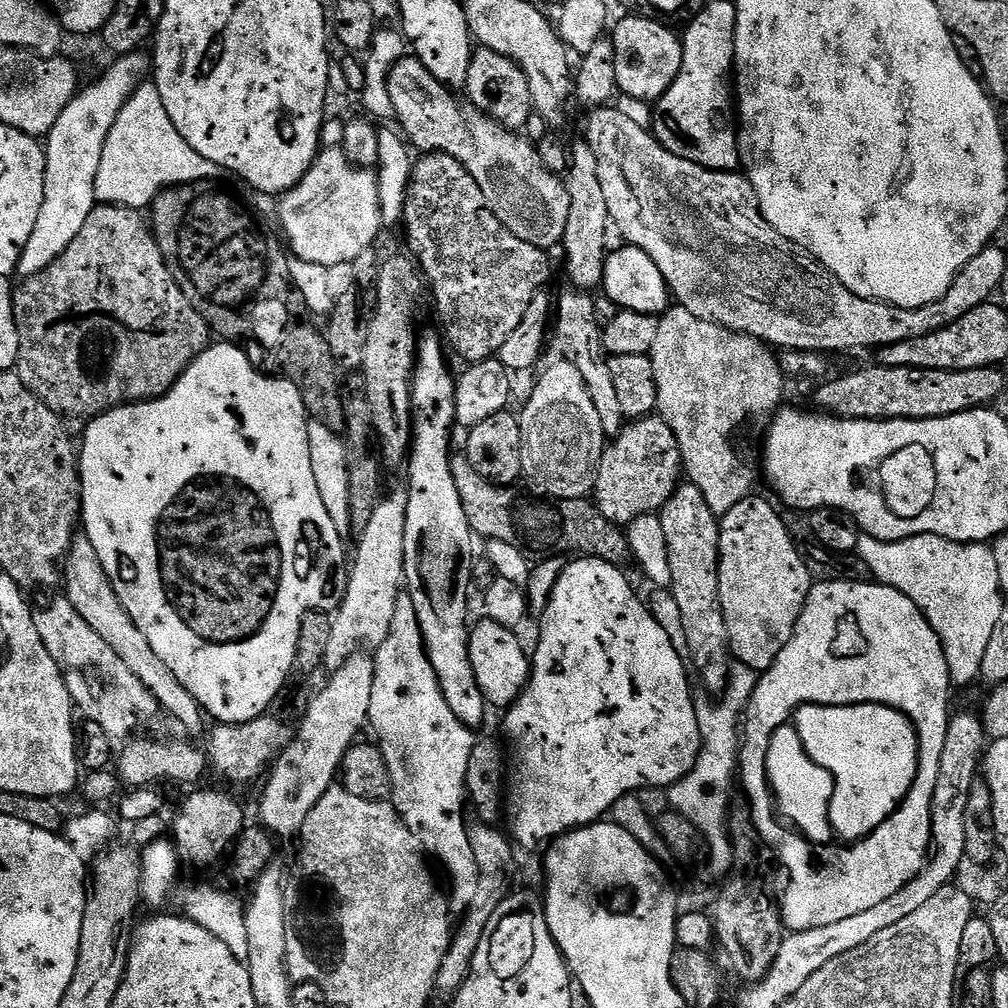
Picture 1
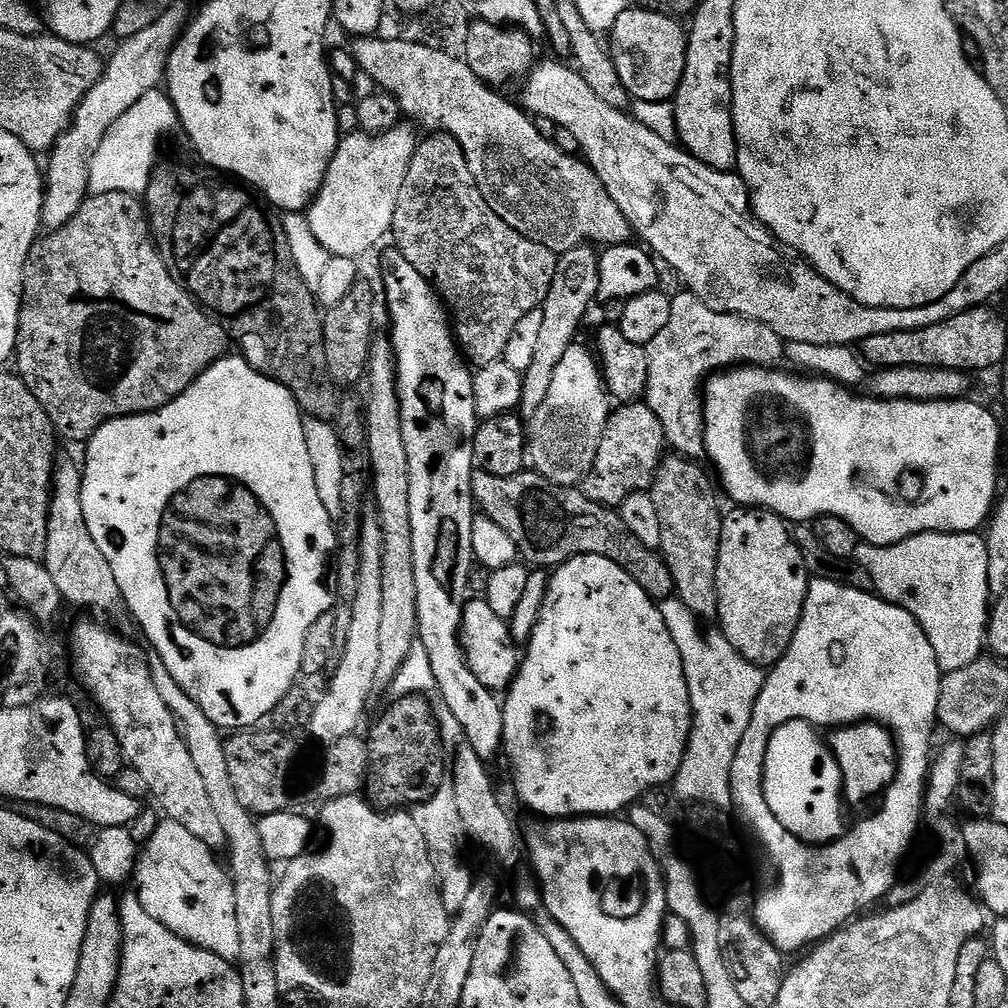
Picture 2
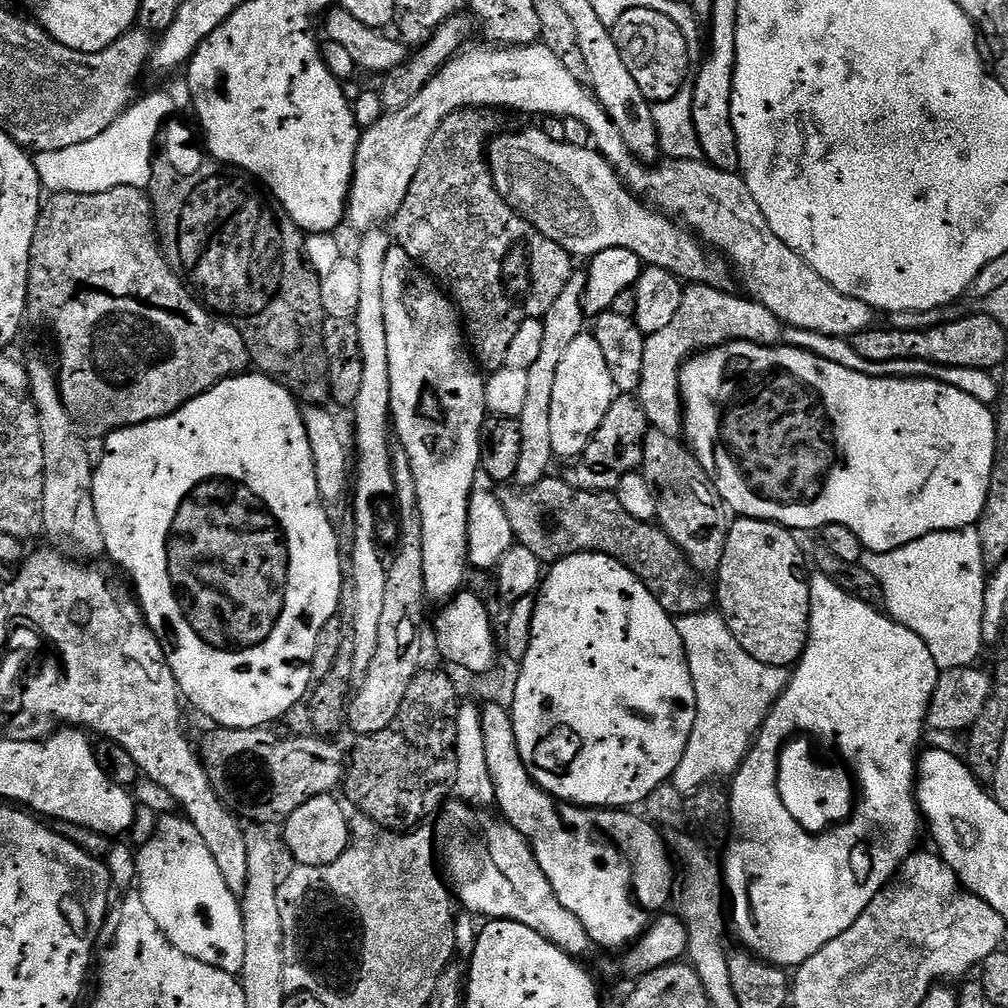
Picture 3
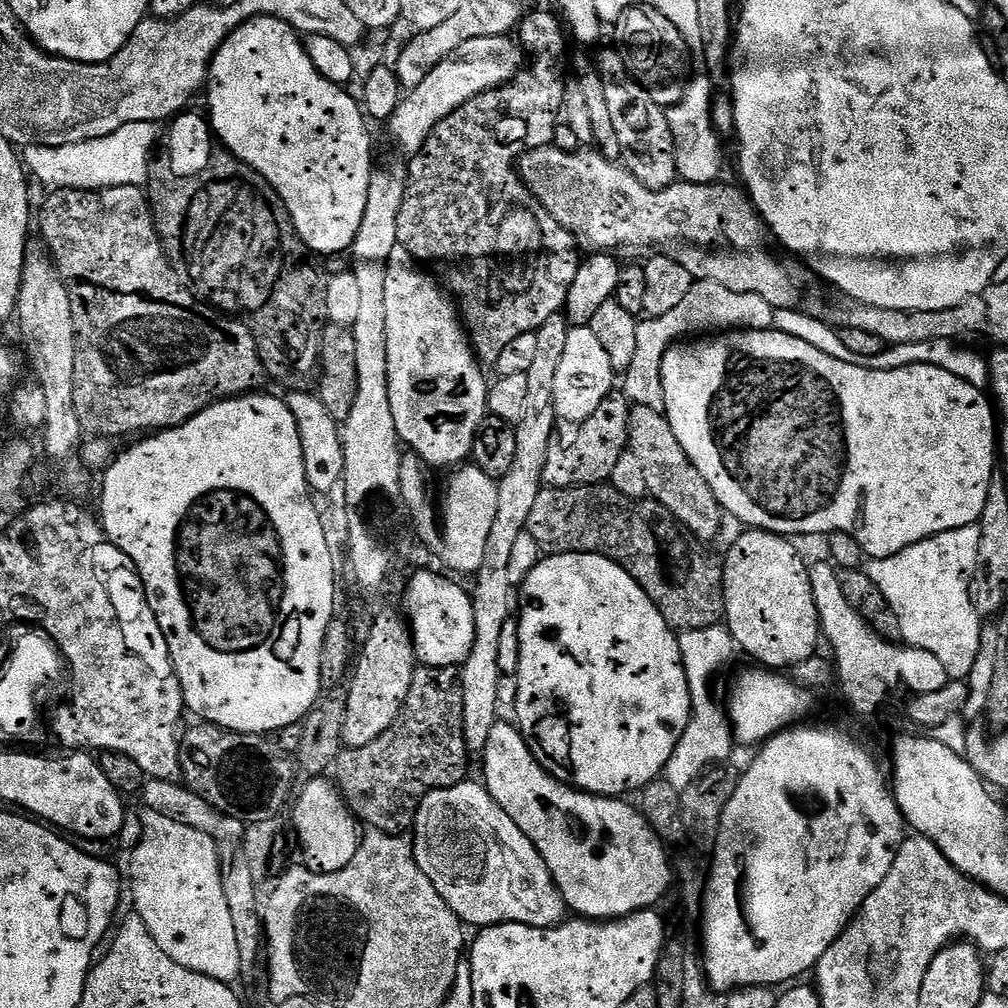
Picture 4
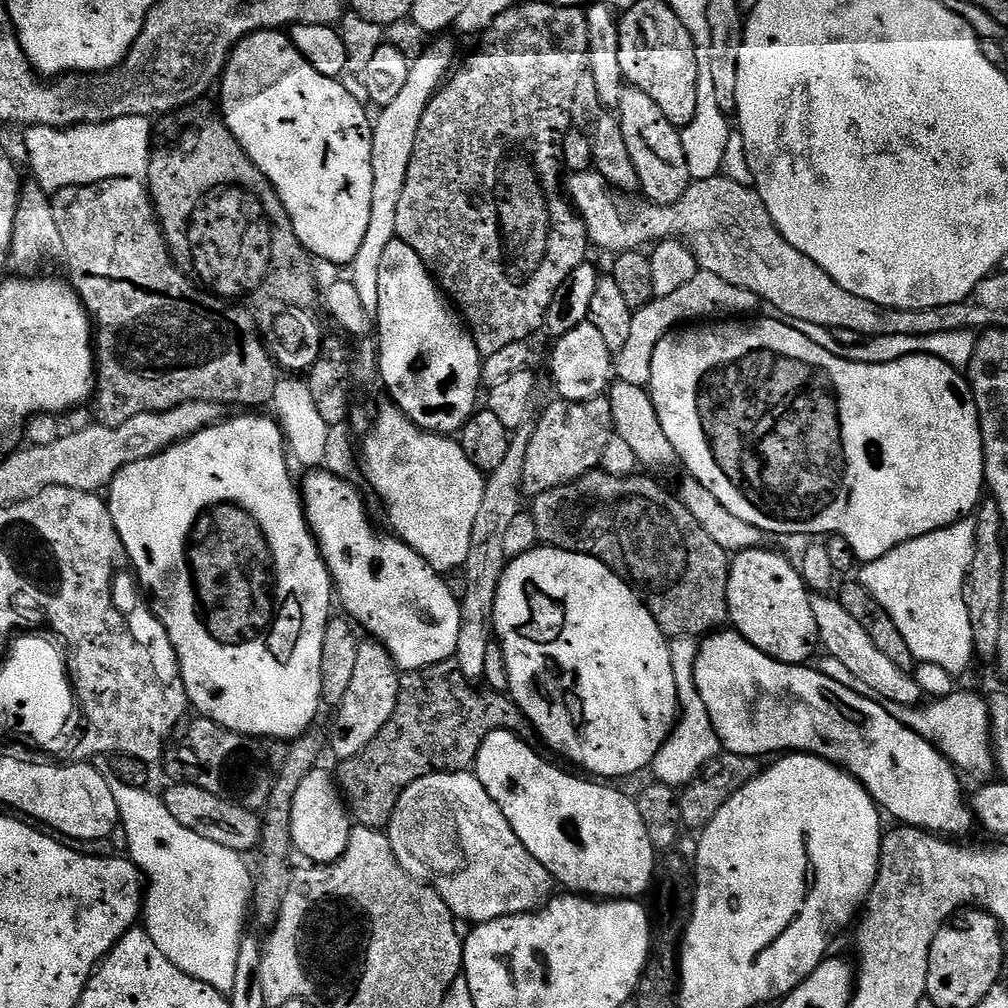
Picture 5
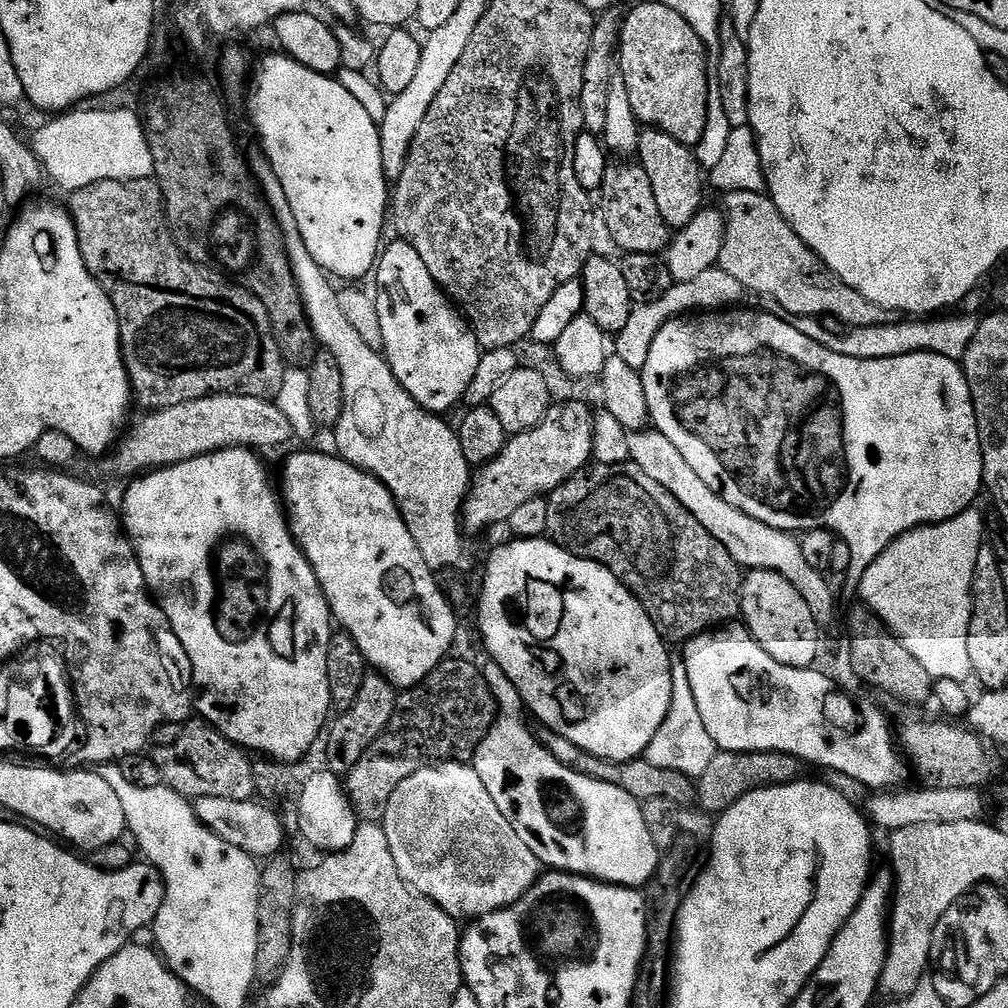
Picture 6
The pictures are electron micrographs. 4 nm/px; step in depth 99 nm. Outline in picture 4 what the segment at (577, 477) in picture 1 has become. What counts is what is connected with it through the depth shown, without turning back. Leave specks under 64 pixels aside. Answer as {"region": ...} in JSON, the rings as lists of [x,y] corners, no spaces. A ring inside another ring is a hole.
{"region":[[[590,326],[569,329],[566,338],[565,353],[558,366],[554,384],[554,406],[559,421],[584,423],[586,418],[598,410],[598,406],[613,391],[616,373],[610,366],[610,358],[603,349],[602,342],[595,337]]]}

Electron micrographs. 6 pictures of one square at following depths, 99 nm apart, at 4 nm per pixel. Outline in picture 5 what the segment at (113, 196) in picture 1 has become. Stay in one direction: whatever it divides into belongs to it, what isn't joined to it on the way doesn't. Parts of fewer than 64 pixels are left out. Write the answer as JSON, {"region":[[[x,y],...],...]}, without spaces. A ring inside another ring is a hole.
{"region":[[[127,116],[105,124],[79,124],[77,128],[32,126],[24,136],[28,164],[35,183],[45,192],[55,194],[63,188],[102,182],[106,178],[147,177],[152,145],[147,140],[153,121],[146,116]]]}

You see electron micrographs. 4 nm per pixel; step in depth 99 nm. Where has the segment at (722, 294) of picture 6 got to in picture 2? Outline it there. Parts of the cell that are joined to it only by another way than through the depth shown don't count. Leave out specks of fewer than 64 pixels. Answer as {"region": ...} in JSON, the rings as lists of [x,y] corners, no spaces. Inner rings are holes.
{"region":[[[687,290],[672,296],[670,319],[666,326],[647,344],[648,361],[650,362],[650,378],[642,400],[654,410],[658,422],[662,422],[662,430],[667,447],[673,453],[688,457],[693,462],[705,459],[704,441],[704,385],[709,376],[727,370],[733,366],[776,366],[785,359],[785,341],[770,326],[757,320],[751,320],[738,314],[726,314],[718,310],[710,310],[702,298]]]}

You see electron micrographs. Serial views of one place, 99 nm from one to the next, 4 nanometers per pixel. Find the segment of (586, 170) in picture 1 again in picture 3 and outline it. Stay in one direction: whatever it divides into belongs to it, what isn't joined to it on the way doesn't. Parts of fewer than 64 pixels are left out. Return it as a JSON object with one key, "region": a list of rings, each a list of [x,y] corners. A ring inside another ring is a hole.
{"region":[[[573,271],[572,277],[562,286],[562,294],[546,310],[542,318],[542,350],[534,366],[528,368],[530,390],[526,393],[526,406],[518,417],[522,430],[522,454],[518,457],[518,468],[514,477],[515,483],[521,488],[530,488],[533,484],[542,482],[548,475],[548,467],[554,463],[550,444],[550,404],[553,397],[554,382],[558,378],[558,366],[561,365],[562,356],[566,349],[586,332],[586,317],[584,315],[584,291],[586,290],[587,271]]]}

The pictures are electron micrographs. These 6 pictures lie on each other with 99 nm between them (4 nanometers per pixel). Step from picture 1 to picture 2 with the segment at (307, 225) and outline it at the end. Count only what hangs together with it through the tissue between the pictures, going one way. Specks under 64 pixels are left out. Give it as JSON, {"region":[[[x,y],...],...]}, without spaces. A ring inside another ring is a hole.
{"region":[[[400,122],[388,132],[369,135],[357,130],[341,139],[320,195],[306,212],[314,237],[331,257],[361,258],[384,235],[387,237],[391,233],[398,194],[402,194],[402,182],[406,182],[410,162],[416,153],[418,135],[415,131],[417,129],[411,123]]]}

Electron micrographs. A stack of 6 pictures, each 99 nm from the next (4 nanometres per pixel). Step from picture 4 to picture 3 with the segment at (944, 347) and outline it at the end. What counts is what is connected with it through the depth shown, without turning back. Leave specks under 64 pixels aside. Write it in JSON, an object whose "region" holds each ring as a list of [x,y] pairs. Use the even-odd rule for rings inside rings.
{"region":[[[786,326],[781,336],[781,343],[785,347],[806,349],[818,357],[826,358],[827,361],[836,362],[838,365],[846,366],[848,369],[858,370],[867,376],[906,376],[909,378],[927,378],[936,380],[942,384],[954,386],[963,393],[976,398],[983,404],[992,406],[999,401],[999,383],[995,375],[984,369],[974,370],[970,367],[941,368],[937,364],[926,362],[925,359],[899,359],[891,362],[866,363],[855,354],[851,343],[843,337],[815,334],[813,331],[799,330],[798,327]]]}

